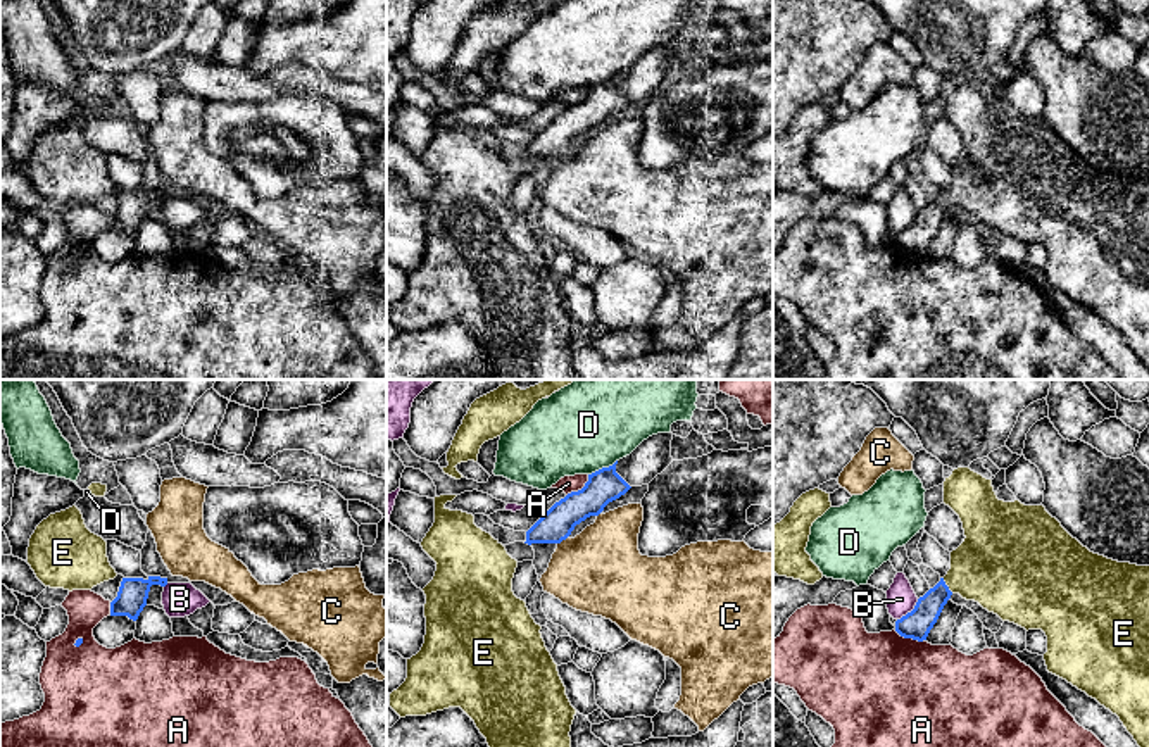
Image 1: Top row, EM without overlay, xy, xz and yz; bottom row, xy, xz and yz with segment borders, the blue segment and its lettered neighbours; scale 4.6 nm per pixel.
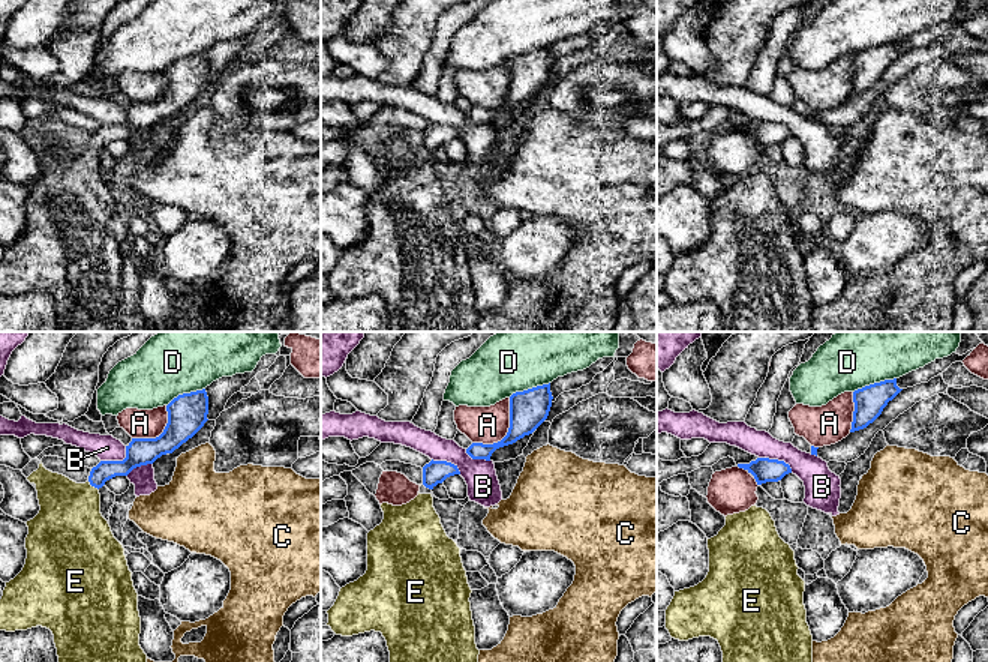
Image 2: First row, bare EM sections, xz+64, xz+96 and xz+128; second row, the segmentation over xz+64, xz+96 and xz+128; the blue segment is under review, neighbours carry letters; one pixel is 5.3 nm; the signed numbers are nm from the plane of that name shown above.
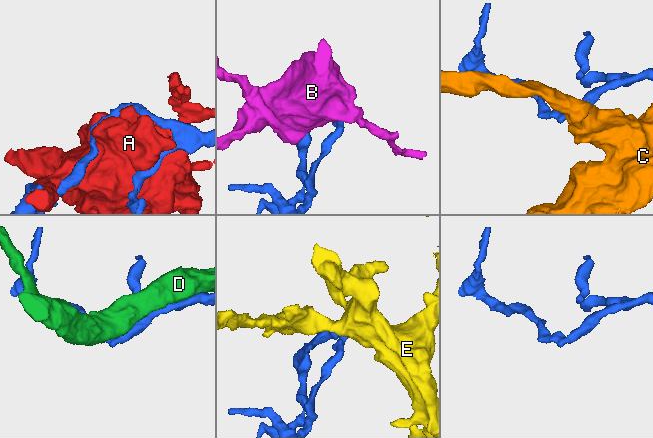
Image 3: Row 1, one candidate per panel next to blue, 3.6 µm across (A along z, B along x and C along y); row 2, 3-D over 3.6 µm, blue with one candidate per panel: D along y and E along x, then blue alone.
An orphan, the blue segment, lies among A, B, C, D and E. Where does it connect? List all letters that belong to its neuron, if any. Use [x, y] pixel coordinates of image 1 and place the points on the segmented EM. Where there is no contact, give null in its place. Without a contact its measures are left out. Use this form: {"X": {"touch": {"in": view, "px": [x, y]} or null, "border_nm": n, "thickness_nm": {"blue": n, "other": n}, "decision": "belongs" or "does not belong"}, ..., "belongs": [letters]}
{"A": {"touch": {"in": "xz", "px": [582, 489]}, "border_nm": 150, "thickness_nm": {"blue": 160, "other": 80}, "decision": "does not belong"}, "B": {"touch": {"in": "yz", "px": [911, 611]}, "border_nm": 140, "thickness_nm": {"blue": 140, "other": 140}, "decision": "does not belong"}, "C": {"touch": {"in": "xz", "px": [563, 539]}, "border_nm": 70, "thickness_nm": {"blue": 160, "other": 400}, "decision": "does not belong"}, "D": {"touch": {"in": "xz", "px": [602, 468]}, "border_nm": 150, "thickness_nm": {"blue": 160, "other": 420}, "decision": "does not belong"}, "E": {"touch": {"in": "yz", "px": [946, 585]}, "border_nm": 90, "thickness_nm": {"blue": 140, "other": 380}, "decision": "belongs"}, "belongs": ["E"]}

